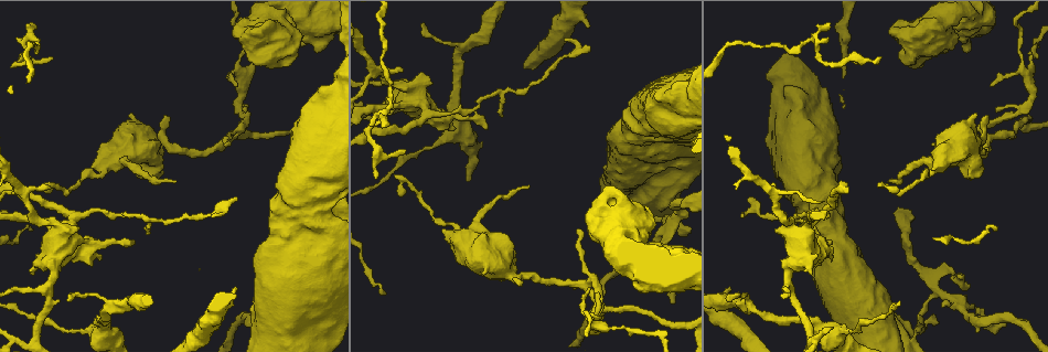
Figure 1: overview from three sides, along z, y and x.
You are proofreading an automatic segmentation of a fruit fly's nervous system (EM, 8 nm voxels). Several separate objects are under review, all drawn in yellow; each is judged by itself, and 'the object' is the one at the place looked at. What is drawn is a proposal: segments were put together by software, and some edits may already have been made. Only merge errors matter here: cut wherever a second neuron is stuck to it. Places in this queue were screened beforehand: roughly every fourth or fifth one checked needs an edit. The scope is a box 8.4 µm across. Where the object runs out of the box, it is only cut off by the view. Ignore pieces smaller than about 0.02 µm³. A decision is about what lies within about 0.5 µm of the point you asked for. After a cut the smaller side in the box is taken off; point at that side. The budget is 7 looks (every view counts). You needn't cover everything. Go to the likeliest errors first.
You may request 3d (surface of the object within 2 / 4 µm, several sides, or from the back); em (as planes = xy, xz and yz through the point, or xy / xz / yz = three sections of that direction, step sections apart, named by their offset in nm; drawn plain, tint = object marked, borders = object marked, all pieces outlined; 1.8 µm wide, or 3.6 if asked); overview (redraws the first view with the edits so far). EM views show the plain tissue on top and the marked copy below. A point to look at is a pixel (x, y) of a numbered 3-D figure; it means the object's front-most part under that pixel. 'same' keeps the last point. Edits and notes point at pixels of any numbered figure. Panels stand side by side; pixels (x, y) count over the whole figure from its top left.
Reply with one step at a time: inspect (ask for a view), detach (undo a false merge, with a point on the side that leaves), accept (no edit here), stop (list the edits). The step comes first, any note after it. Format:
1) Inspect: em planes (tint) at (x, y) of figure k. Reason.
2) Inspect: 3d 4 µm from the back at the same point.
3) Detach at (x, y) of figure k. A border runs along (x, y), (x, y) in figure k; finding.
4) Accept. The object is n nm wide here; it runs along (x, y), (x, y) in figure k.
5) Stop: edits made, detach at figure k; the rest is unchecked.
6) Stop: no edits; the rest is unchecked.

Inspect: 3d 2 µm at (933, 291) of figure 1. Calibre changes.

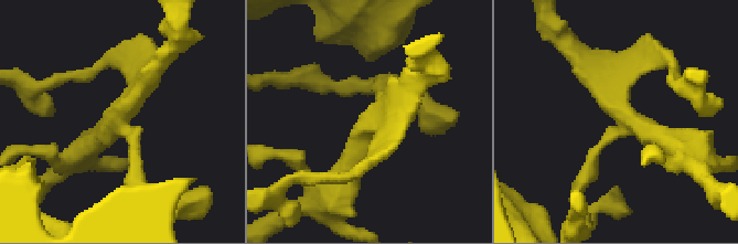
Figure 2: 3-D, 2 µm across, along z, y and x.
Inspect: em planes (tint) at (618, 124) of figure 2. Now the EM.

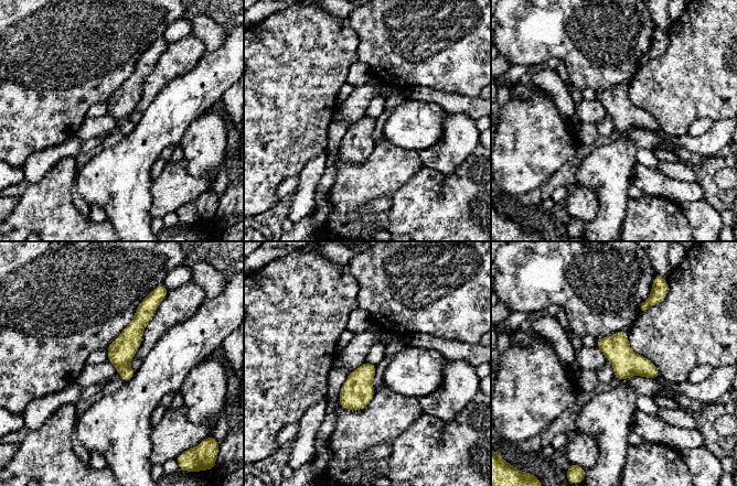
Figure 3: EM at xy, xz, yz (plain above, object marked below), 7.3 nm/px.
Detach at (123, 349) of figure 3. Two neurons meet here.

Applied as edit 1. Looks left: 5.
Inspect: em yz step 16 (tint) at (598, 324) of figure 1. Side arm on a straight run.

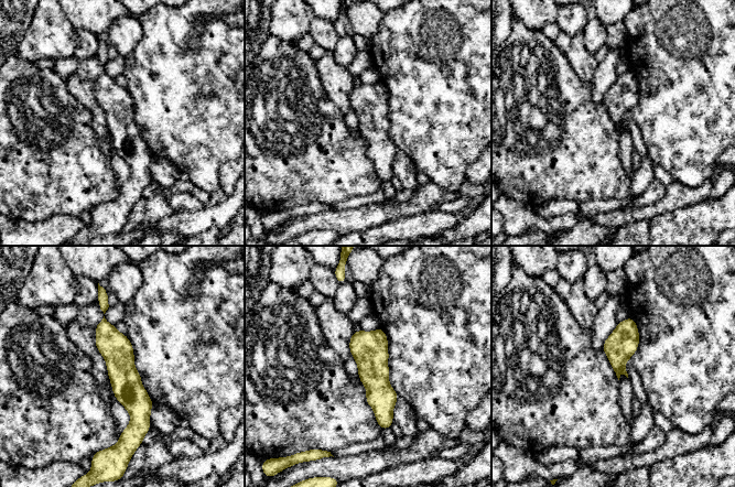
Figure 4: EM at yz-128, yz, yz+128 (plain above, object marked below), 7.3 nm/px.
Inspect: em planes (tint) at the same point.

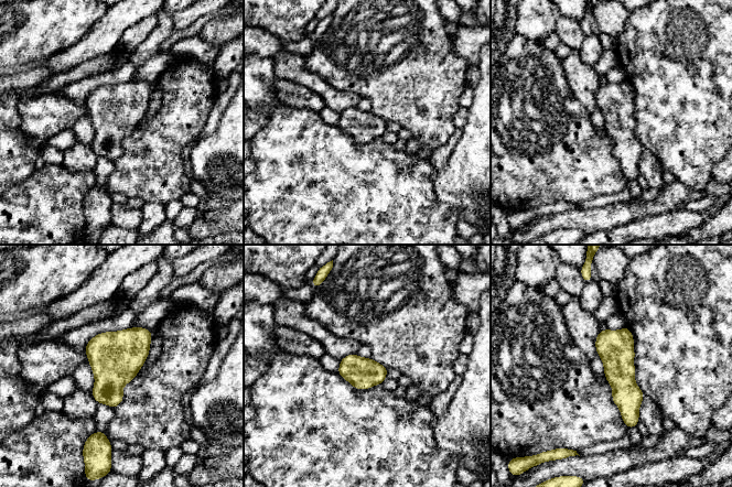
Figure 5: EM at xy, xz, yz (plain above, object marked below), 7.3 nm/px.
Accept. The object is 220 nm wide here; it runs along (604, 332), (617, 354), (634, 424) in figure 5; one neuron here.

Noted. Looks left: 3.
Inspect: 3d 4 µm at (313, 20) of figure 1. Thin neck.

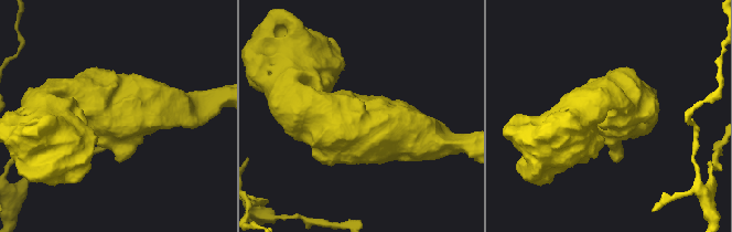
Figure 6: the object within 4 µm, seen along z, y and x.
Inspect: em planes (borders) at (117, 116) of figure 6.

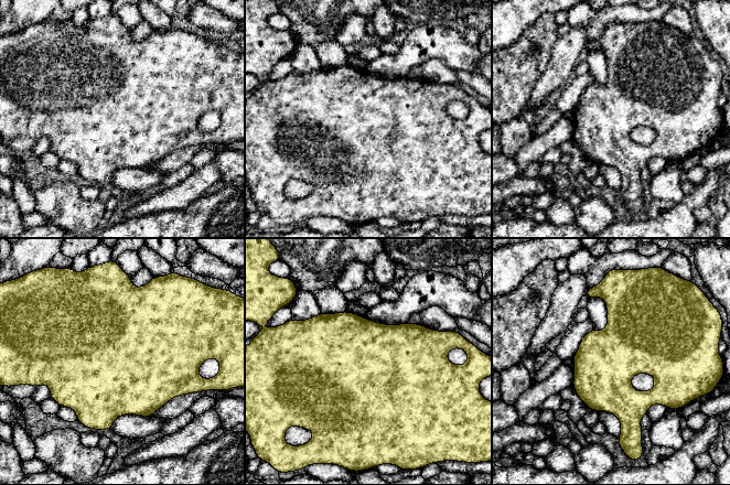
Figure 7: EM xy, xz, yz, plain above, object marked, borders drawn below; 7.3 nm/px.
Accept. All the same neuron.

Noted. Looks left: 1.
Stop: edits made, detach at figure 3; the rest is unchecked.

